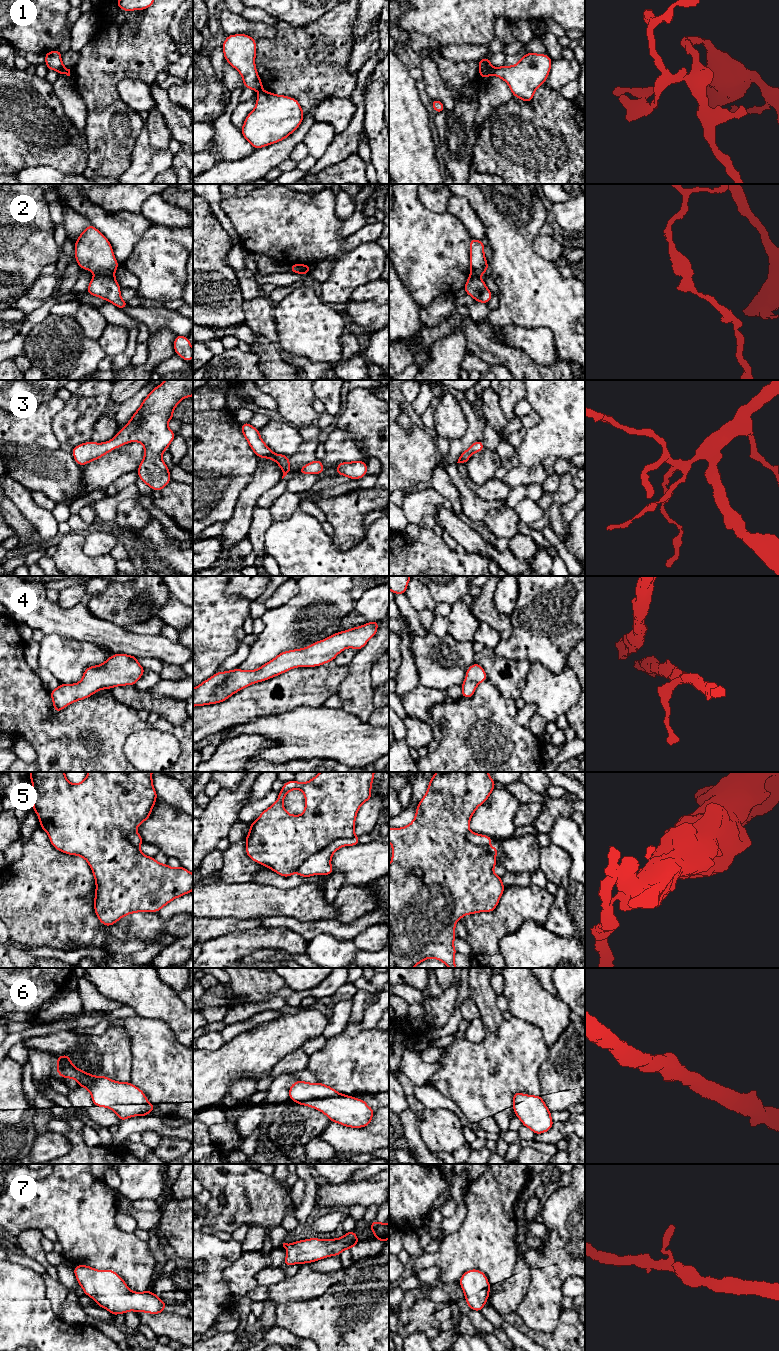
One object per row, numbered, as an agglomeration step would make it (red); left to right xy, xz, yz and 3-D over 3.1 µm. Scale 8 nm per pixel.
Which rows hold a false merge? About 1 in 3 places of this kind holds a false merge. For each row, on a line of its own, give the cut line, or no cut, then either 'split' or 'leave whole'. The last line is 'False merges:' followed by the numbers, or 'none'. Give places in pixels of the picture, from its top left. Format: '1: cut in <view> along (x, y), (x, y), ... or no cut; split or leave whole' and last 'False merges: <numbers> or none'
1: cut in yz along (494, 68), (492, 73); split
2: cut in xy along (96, 273), (113, 275); split
3: no cut; leave whole
4: no cut; leave whole
5: no cut; leave whole
6: no cut; leave whole
7: no cut; leave whole
False merges: 1, 2

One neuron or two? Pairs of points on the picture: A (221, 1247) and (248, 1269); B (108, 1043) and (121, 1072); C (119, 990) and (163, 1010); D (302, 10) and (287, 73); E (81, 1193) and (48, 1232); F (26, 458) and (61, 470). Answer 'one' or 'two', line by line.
A: two
B: one
C: one
D: two
E: two
F: one

